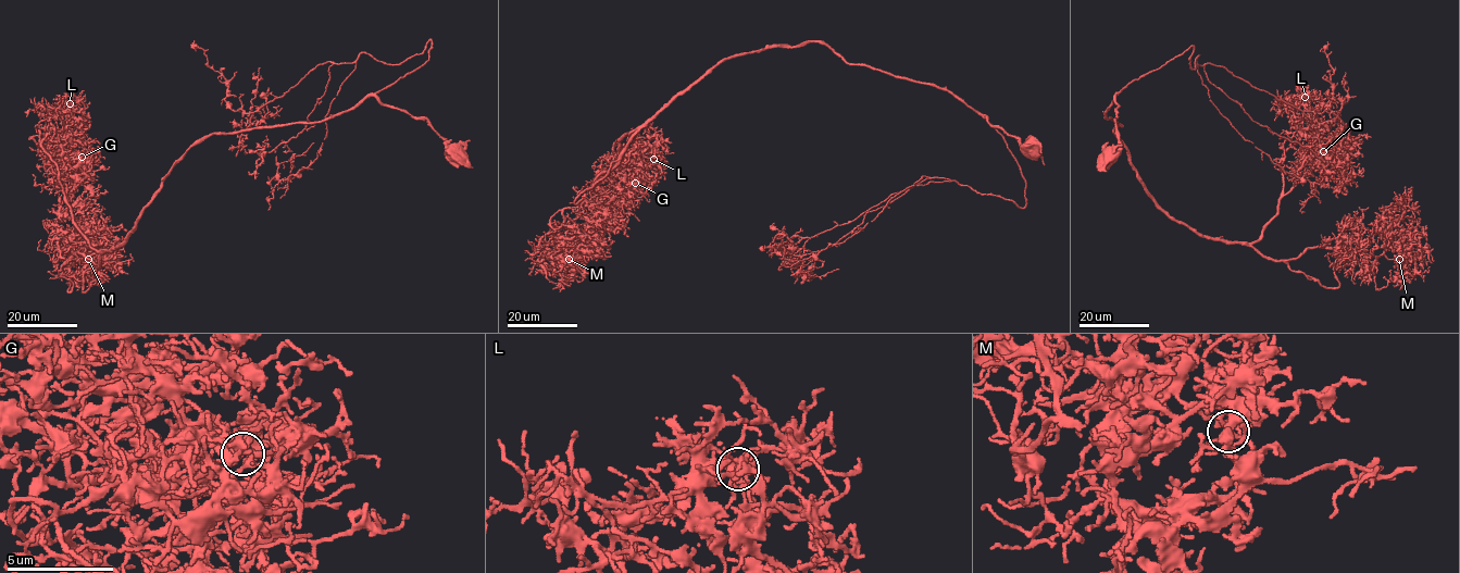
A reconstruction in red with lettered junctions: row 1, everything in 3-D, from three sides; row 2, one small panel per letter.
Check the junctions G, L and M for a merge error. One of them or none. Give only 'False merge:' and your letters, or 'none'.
False merge: none

